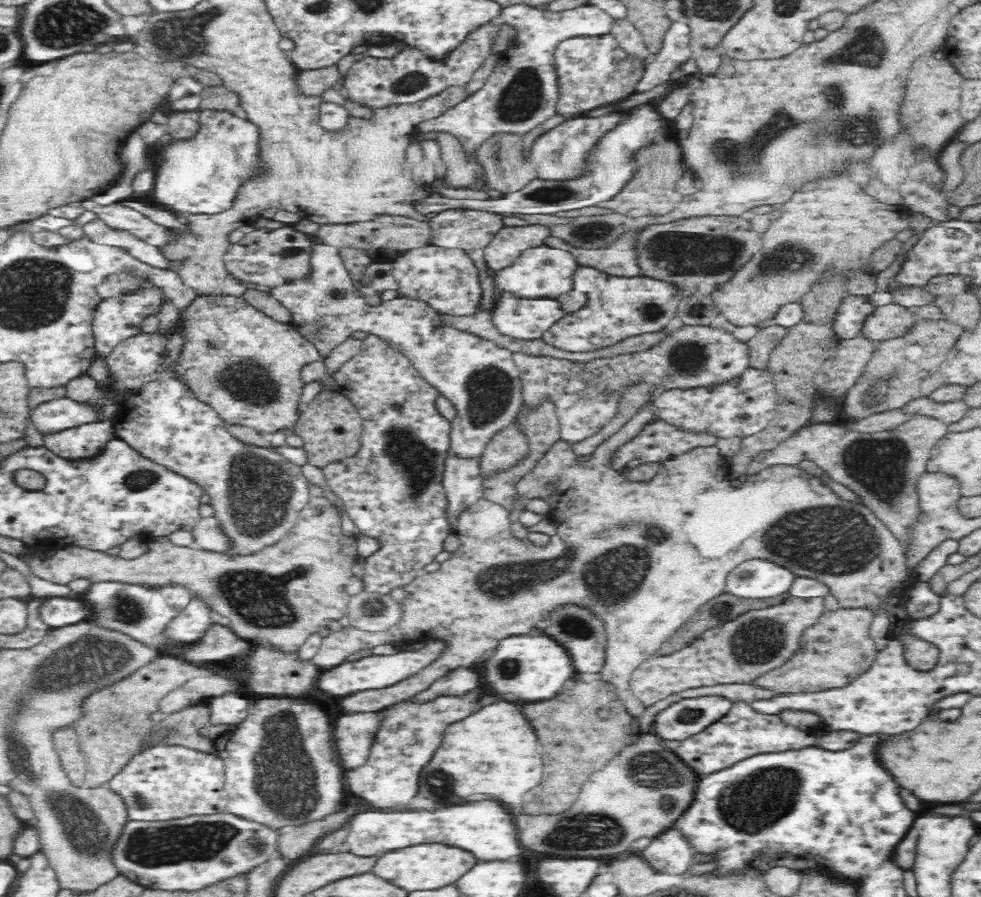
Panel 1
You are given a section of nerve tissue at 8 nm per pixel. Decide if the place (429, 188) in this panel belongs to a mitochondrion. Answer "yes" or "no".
no

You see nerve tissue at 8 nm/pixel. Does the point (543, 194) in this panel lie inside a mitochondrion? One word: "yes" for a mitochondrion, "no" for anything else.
yes

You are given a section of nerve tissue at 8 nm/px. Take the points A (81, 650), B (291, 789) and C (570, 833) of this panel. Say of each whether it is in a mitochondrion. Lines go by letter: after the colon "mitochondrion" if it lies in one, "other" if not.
A: mitochondrion
B: mitochondrion
C: mitochondrion

